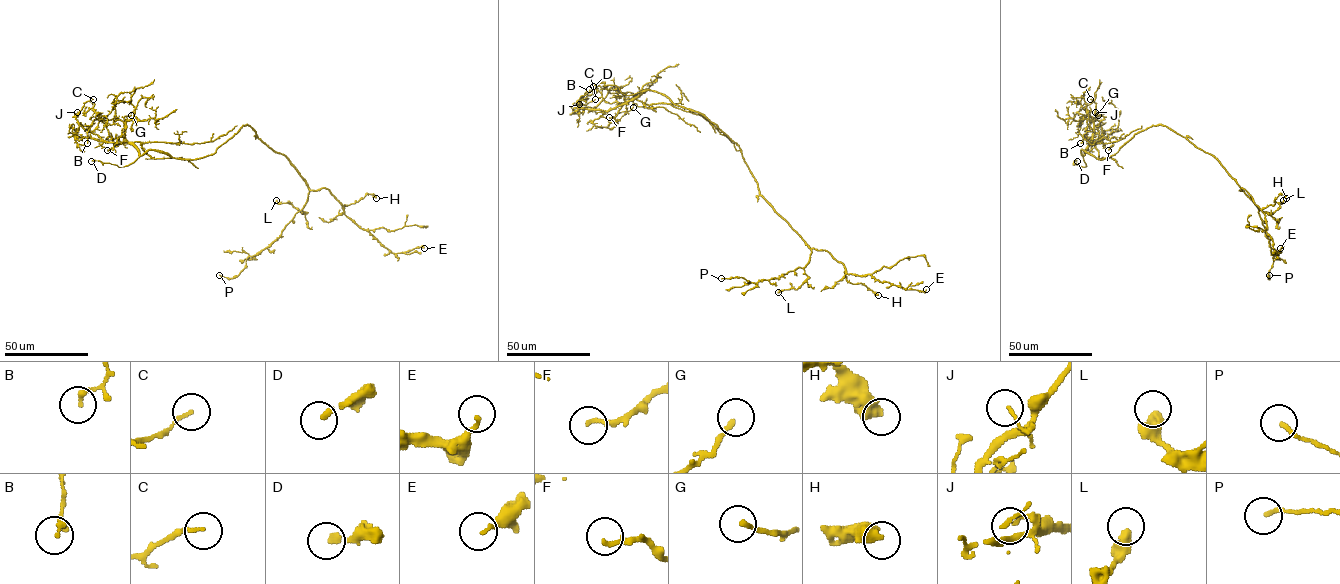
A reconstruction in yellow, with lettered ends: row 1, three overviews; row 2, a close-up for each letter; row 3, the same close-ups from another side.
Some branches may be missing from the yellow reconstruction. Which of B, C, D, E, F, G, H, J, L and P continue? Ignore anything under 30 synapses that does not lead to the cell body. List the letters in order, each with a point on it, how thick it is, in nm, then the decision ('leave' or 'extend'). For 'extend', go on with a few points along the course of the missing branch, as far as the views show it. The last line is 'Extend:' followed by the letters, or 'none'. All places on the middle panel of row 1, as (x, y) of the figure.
B: at (589, 89); 190 nm thick; leave
C: at (595, 99); 130 nm thick; leave
D: at (593, 86); 240 nm thick; extend; missing branch runs (593, 86), (578, 90)
E: at (926, 289); 160 nm thick; leave
F: at (609, 117); 170 nm thick; leave
G: at (633, 107); 180 nm thick; leave
H: at (878, 295); 600 nm thick; leave
J: at (579, 104); 110 nm thick; leave
L: at (778, 292); 440 nm thick; leave
P: at (721, 278); 160 nm thick; leave
Extend: D

